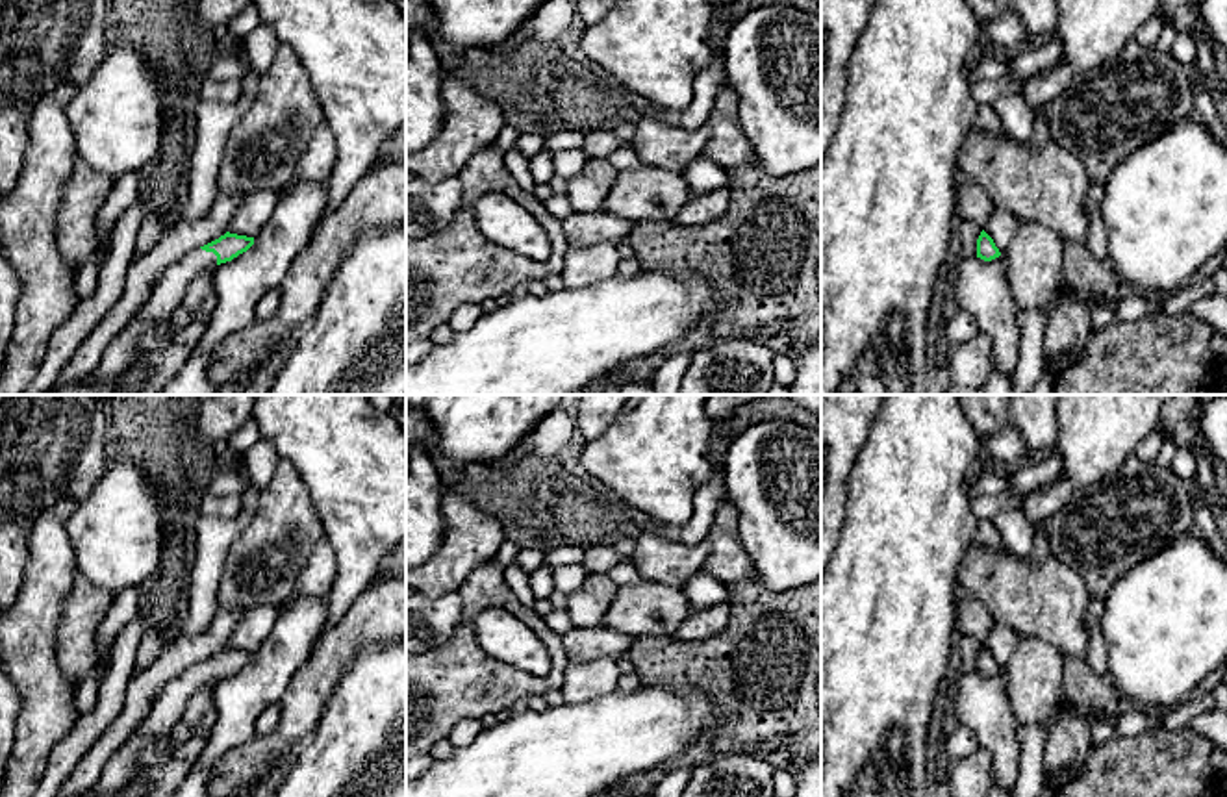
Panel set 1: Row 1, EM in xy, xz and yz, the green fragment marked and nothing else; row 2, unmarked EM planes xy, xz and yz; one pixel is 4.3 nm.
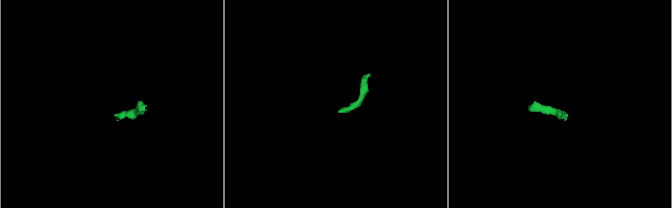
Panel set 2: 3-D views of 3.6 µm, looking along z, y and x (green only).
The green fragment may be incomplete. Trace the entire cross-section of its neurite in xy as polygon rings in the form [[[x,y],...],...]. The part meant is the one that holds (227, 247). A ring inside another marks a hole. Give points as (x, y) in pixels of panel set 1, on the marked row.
[[[226,232],[219,239],[191,250],[172,263],[163,272],[143,310],[108,345],[93,376],[108,378],[122,374],[137,358],[139,337],[167,321],[182,306],[185,291],[196,274],[208,267],[232,261],[252,245],[254,237]]]

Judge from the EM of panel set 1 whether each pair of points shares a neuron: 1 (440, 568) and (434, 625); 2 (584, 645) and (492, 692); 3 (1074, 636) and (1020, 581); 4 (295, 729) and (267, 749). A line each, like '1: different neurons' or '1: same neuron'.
1: different neurons
2: different neurons
3: same neuron
4: same neuron

